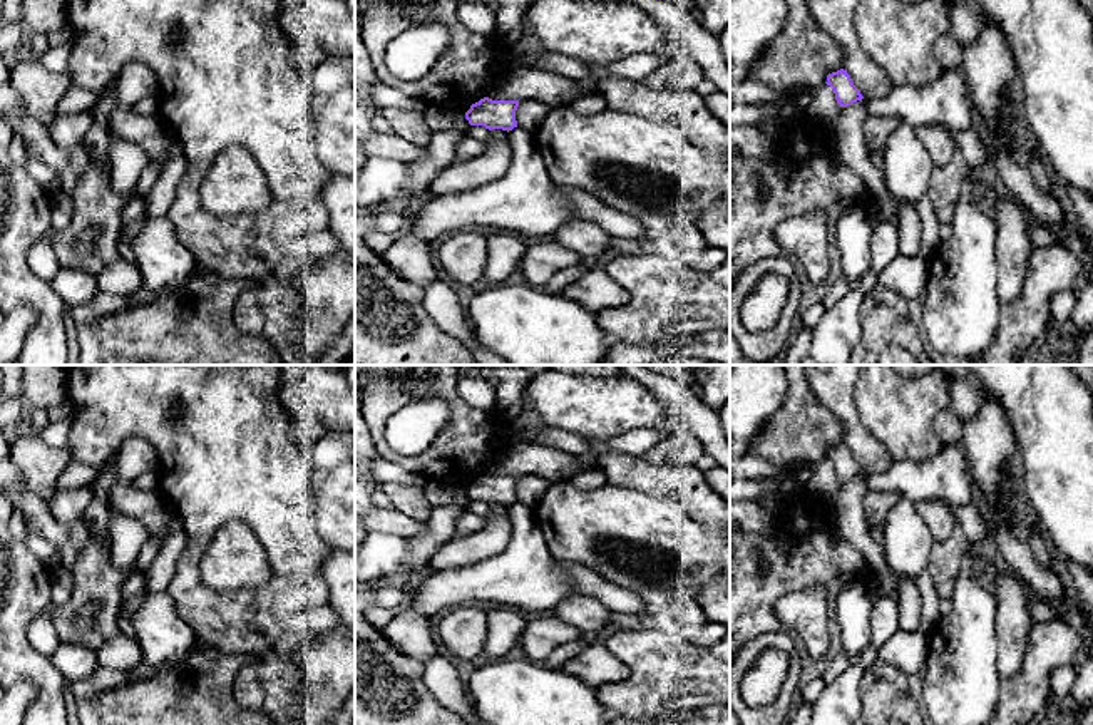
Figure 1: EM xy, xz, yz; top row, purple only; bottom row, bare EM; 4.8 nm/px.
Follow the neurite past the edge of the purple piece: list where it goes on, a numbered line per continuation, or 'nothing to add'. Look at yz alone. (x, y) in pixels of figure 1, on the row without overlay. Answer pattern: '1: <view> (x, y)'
nothing to add

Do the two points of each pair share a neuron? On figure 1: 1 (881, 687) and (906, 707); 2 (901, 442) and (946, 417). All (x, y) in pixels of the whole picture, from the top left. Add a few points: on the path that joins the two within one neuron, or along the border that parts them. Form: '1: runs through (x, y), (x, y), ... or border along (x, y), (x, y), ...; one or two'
1: runs through (887, 694), (899, 704); one
2: border along (946, 406), (933, 421), (933, 431), (941, 442); two

